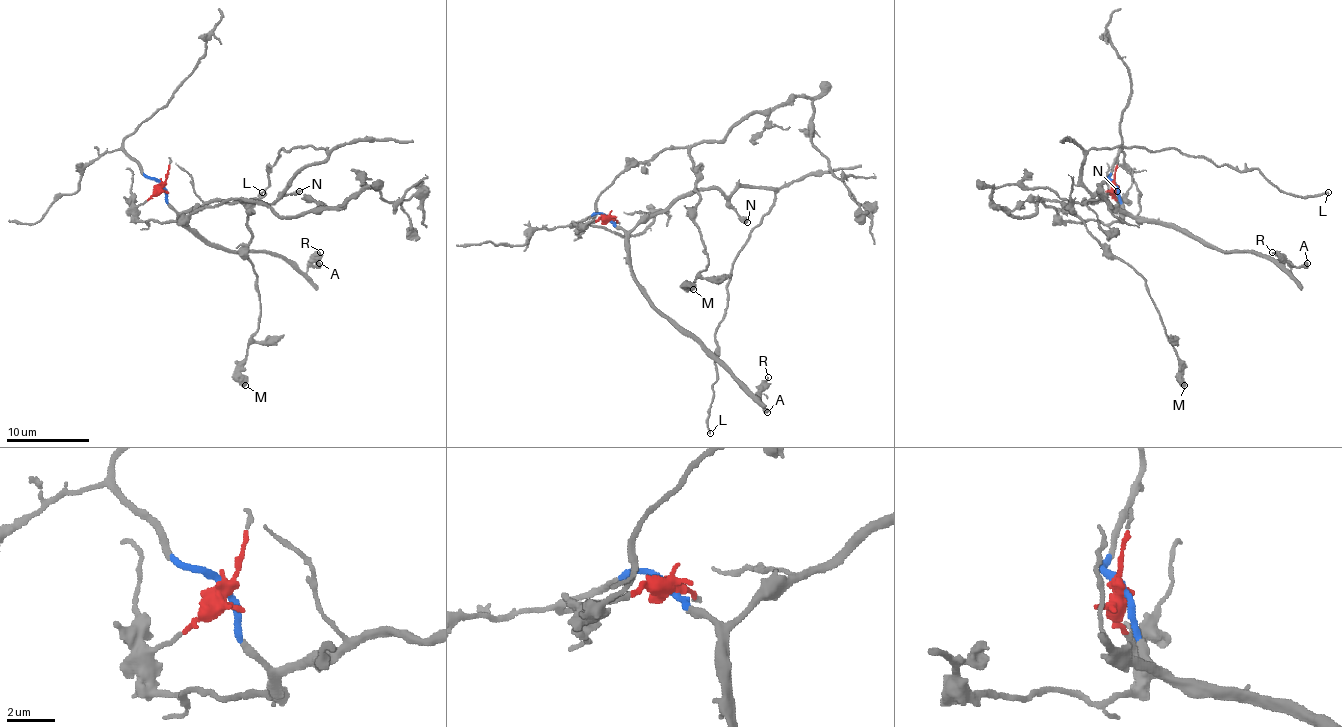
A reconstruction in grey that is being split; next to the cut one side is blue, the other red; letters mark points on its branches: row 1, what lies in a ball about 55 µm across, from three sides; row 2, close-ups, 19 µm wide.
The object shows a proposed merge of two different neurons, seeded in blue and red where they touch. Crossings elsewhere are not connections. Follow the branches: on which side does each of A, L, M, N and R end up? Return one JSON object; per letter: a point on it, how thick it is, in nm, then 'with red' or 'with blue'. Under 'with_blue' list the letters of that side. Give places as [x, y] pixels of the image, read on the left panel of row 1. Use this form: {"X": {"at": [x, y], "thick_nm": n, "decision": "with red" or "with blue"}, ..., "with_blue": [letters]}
{"A": {"at": [319, 263], "thick_nm": 440, "decision": "with blue"}, "L": {"at": [262, 192], "thick_nm": 190, "decision": "with blue"}, "M": {"at": [245, 385], "thick_nm": 550, "decision": "with red"}, "N": {"at": [299, 191], "thick_nm": 440, "decision": "with blue"}, "R": {"at": [320, 252], "thick_nm": 280, "decision": "with blue"}, "with_blue": ["A", "L", "N", "R"]}

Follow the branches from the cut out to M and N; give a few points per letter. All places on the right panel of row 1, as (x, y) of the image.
M: (1114, 184), (1120, 217), (1112, 223), (1064, 221), (1043, 203), (1043, 199), (1060, 201), (1145, 282), (1185, 386)
N: (1114, 184), (1125, 213), (1108, 201), (1083, 203), (1116, 190)

